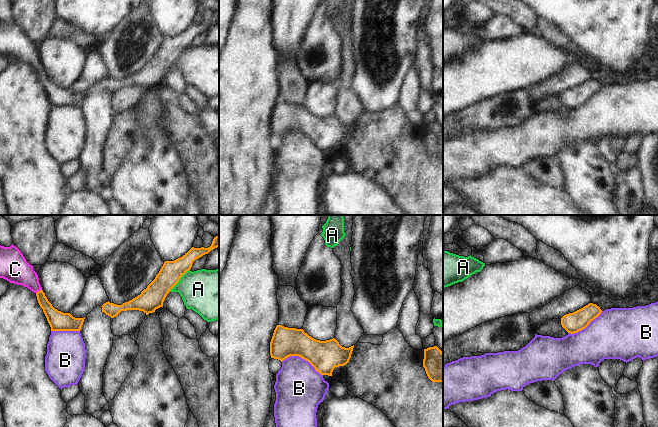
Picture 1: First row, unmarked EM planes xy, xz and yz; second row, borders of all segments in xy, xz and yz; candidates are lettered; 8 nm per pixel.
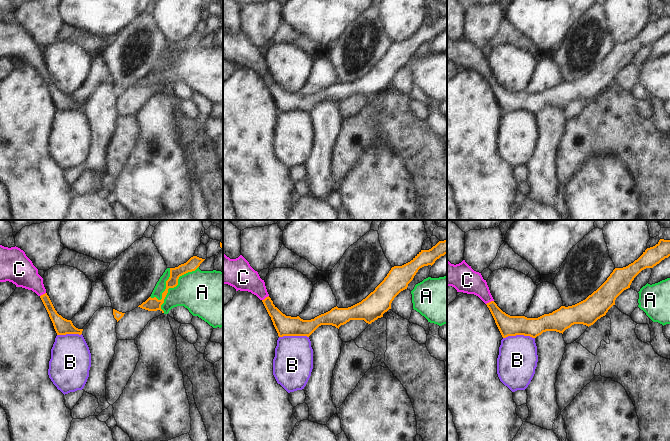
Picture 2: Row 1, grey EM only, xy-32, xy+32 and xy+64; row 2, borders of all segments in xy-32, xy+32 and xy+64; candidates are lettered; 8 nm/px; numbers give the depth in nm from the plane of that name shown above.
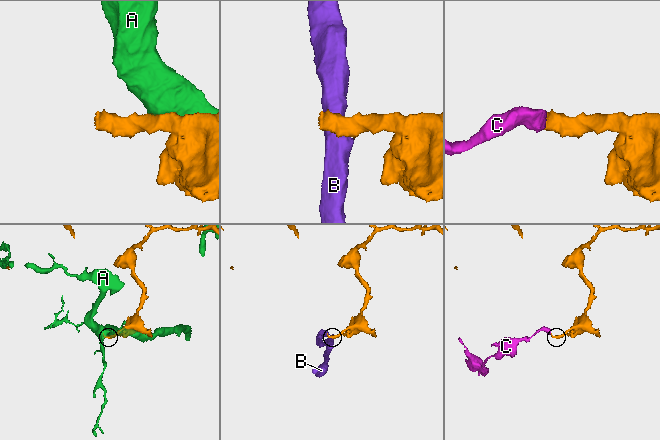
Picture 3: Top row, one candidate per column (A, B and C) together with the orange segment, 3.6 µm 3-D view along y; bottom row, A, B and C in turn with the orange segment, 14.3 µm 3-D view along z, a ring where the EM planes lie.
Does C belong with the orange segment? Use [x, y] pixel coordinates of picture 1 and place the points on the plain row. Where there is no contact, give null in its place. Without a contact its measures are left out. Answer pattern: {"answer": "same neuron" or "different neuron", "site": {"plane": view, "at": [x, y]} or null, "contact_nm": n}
{"answer": "same neuron", "site": {"plane": "xy", "at": [38, 67]}, "contact_nm": 60}

